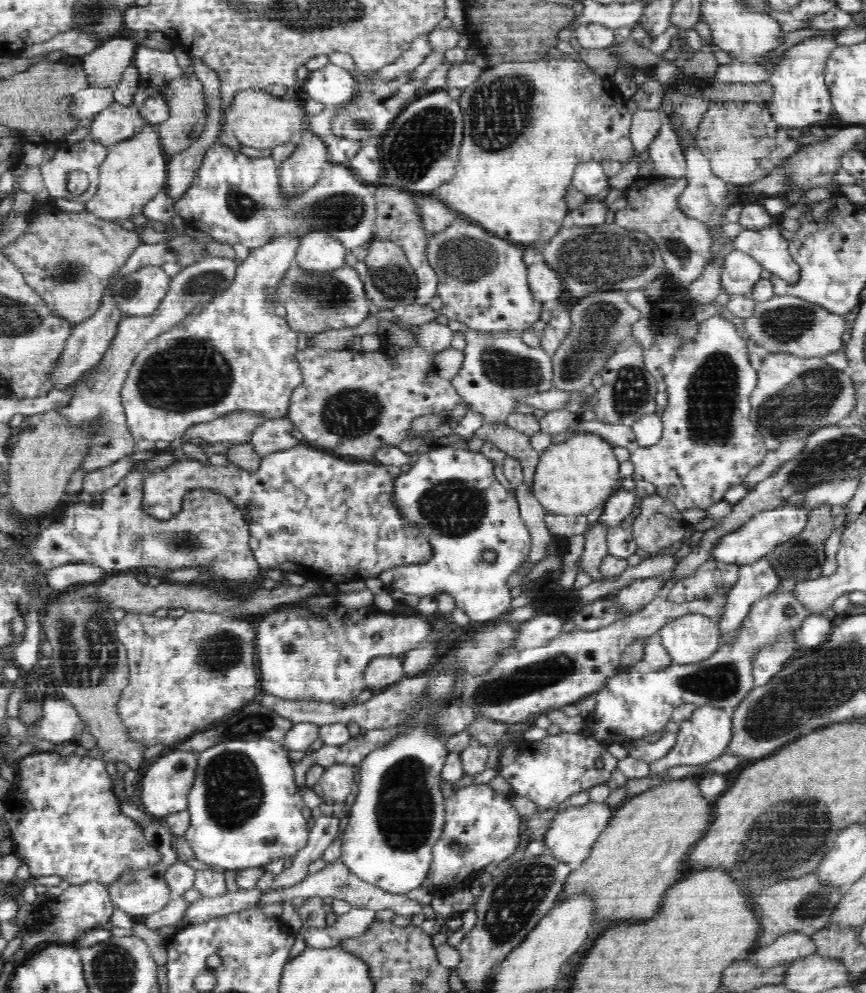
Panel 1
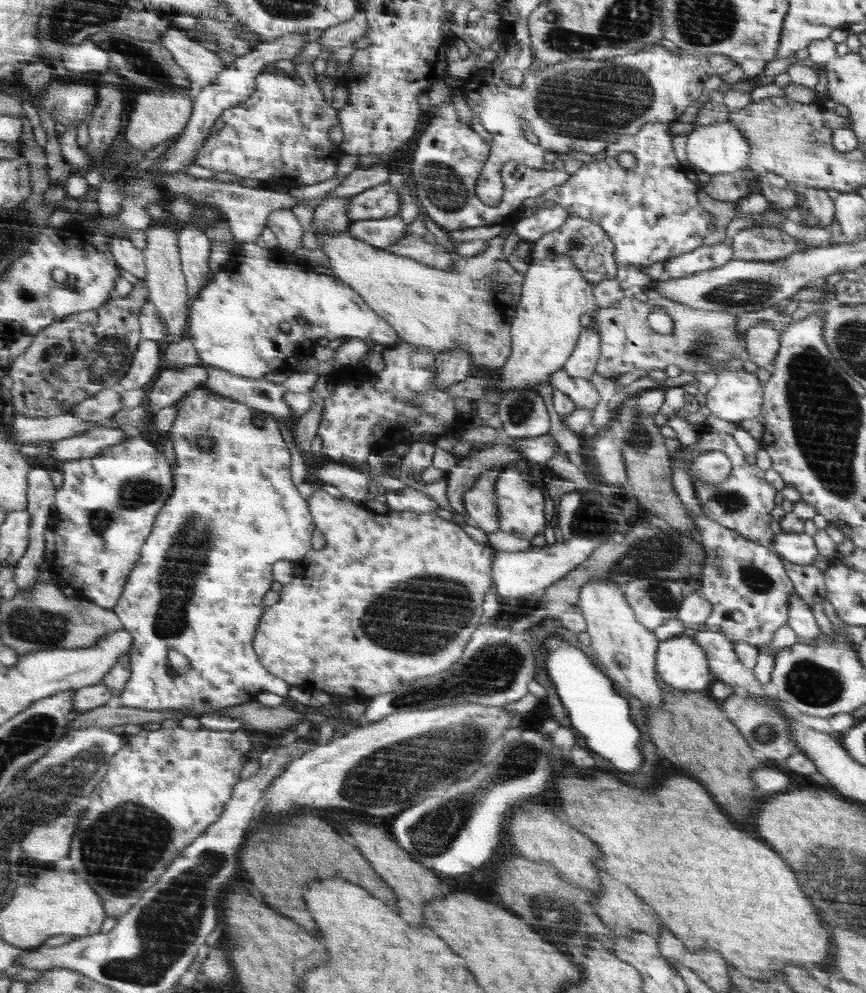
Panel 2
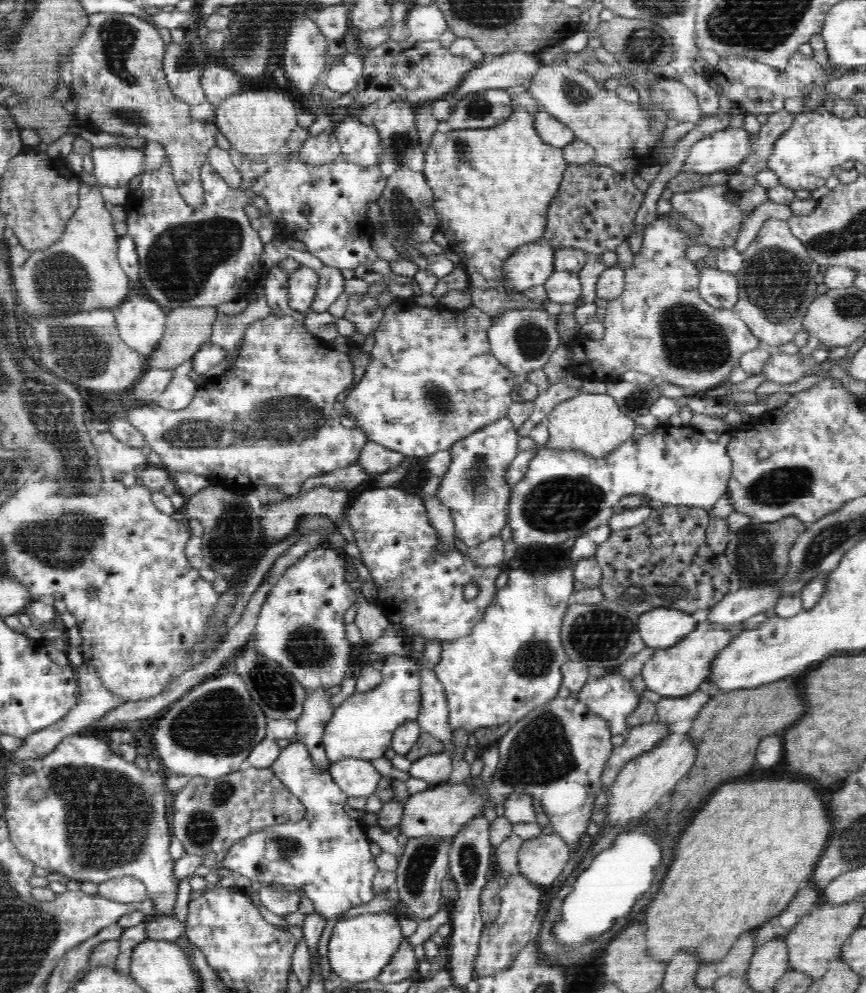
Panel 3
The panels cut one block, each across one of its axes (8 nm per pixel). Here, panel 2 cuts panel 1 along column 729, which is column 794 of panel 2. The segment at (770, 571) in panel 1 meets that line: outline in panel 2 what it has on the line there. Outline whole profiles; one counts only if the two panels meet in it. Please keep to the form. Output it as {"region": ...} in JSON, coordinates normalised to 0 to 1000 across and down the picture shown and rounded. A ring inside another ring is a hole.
{"region":[[[918,594],[915,597],[910,612],[910,630],[920,638],[920,647],[938,651],[947,642],[948,634],[935,612],[925,606]]]}

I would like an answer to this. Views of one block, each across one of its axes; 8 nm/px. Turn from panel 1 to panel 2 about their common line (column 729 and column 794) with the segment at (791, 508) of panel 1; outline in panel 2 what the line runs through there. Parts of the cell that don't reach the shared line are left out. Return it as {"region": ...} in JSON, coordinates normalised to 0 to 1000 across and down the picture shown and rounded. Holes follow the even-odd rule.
{"region":[[[902,536],[898,541],[894,542],[891,550],[895,552],[896,558],[903,563],[923,569],[938,569],[945,560],[940,543],[930,537]]]}

